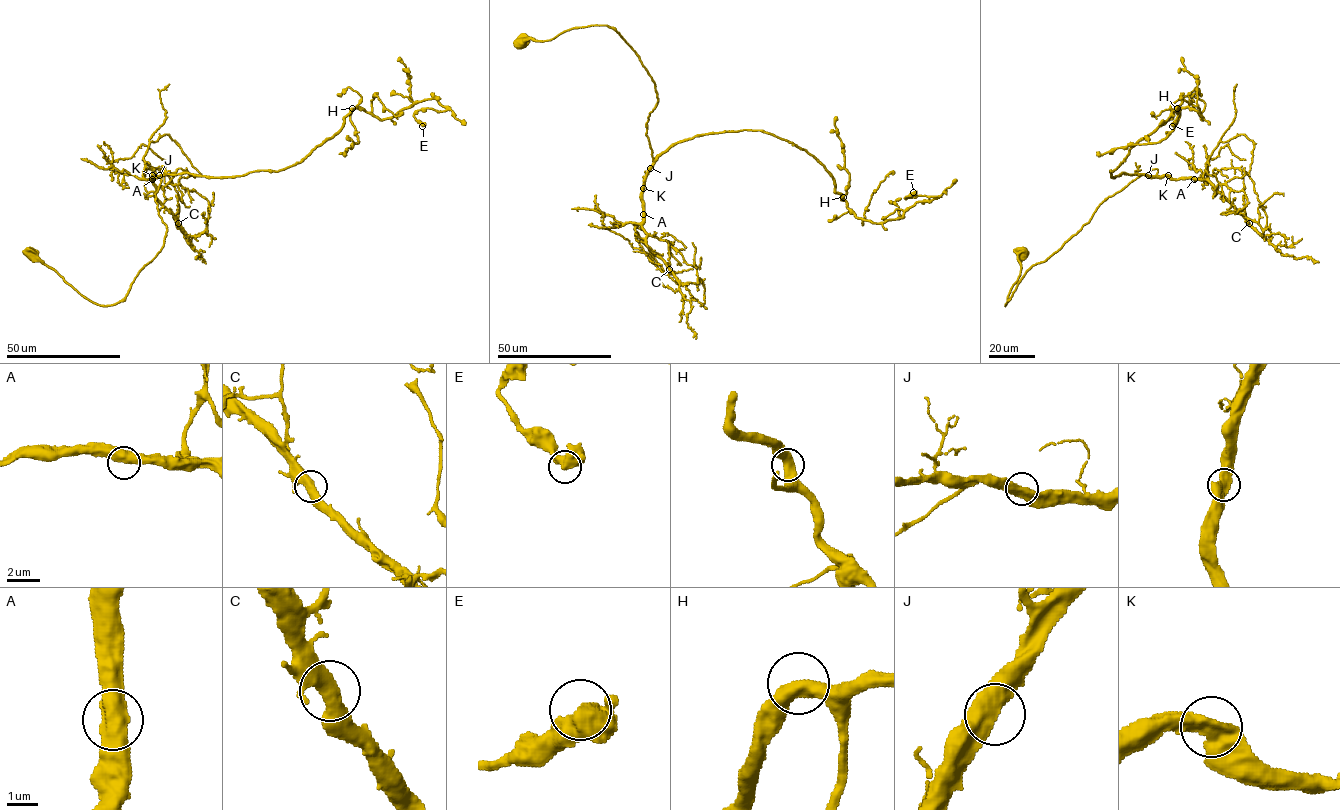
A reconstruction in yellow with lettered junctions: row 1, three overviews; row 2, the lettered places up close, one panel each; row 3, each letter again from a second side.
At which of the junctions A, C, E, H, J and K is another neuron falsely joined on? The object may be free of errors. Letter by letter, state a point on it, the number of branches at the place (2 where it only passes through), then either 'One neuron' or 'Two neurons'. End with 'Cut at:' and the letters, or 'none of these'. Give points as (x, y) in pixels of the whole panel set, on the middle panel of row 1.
A: Place: (643, 214). Branches: 2. One neuron
C: Place: (669, 269). Branches: 2. One neuron
E: Place: (913, 192). Branches: 2. One neuron
H: Place: (843, 197). Branches: 2. One neuron
J: Place: (650, 168). Branches: 2. One neuron
K: Place: (643, 188). Branches: 2. One neuron
Cut at: none of these

